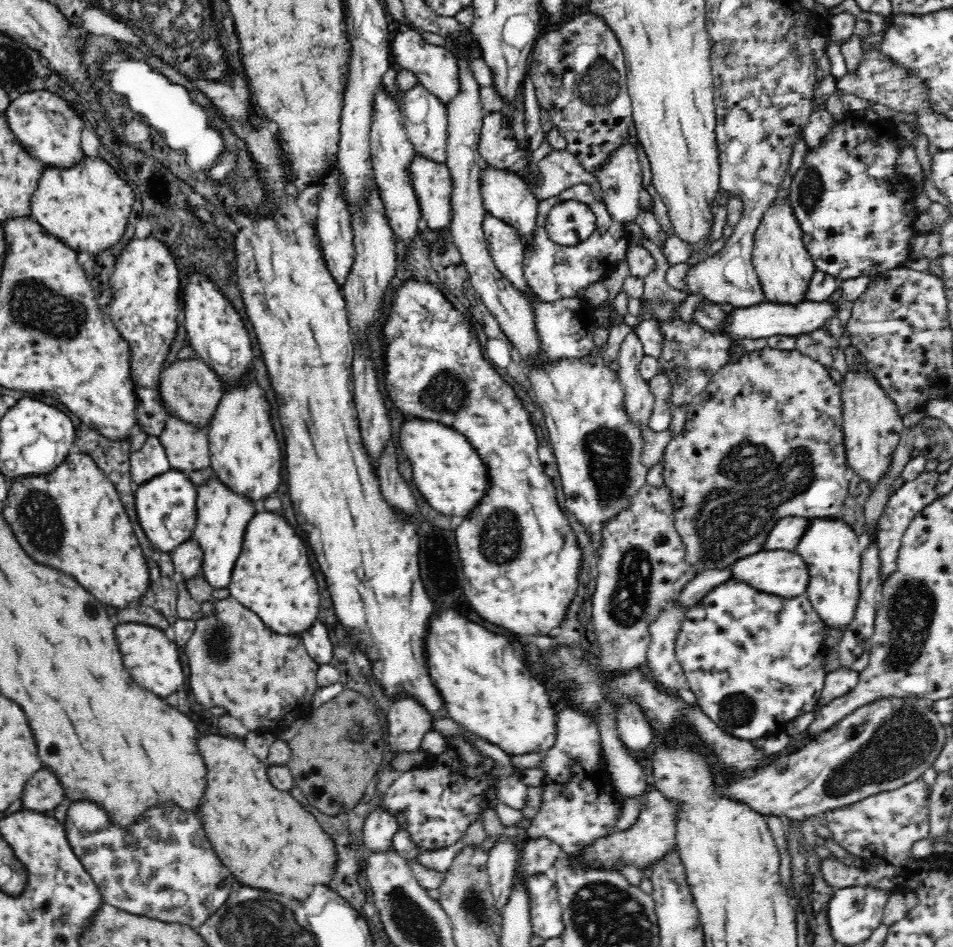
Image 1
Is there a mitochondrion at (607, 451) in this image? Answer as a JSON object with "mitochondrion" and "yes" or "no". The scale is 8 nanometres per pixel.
{"mitochondrion":"yes"}

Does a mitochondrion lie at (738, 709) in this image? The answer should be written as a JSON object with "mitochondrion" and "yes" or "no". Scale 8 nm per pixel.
{"mitochondrion":"yes"}

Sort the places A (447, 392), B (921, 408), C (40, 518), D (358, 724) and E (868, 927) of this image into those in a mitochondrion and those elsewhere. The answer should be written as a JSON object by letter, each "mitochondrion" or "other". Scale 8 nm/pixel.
{"A":"mitochondrion","B":"other","C":"mitochondrion","D":"mitochondrion","E":"other"}

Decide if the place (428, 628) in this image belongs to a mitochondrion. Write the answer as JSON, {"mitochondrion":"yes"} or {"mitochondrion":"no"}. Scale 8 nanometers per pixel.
{"mitochondrion":"no"}

